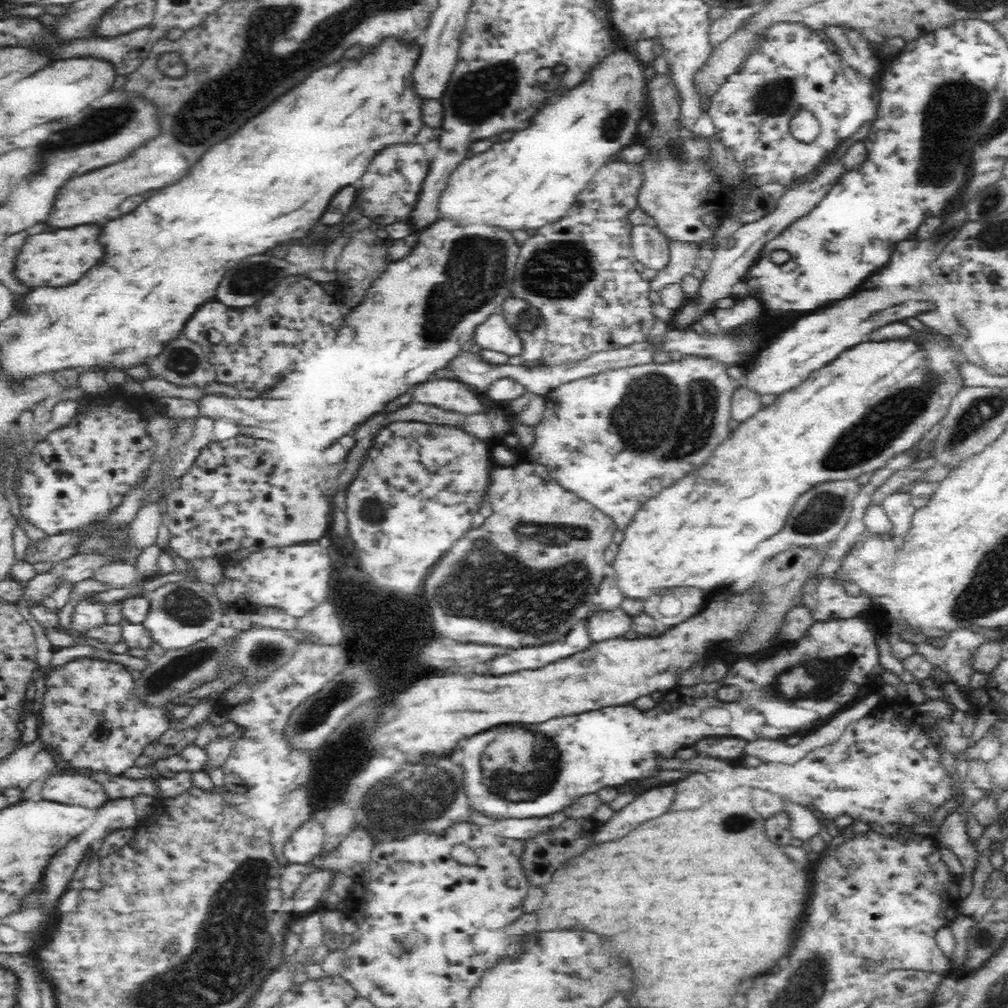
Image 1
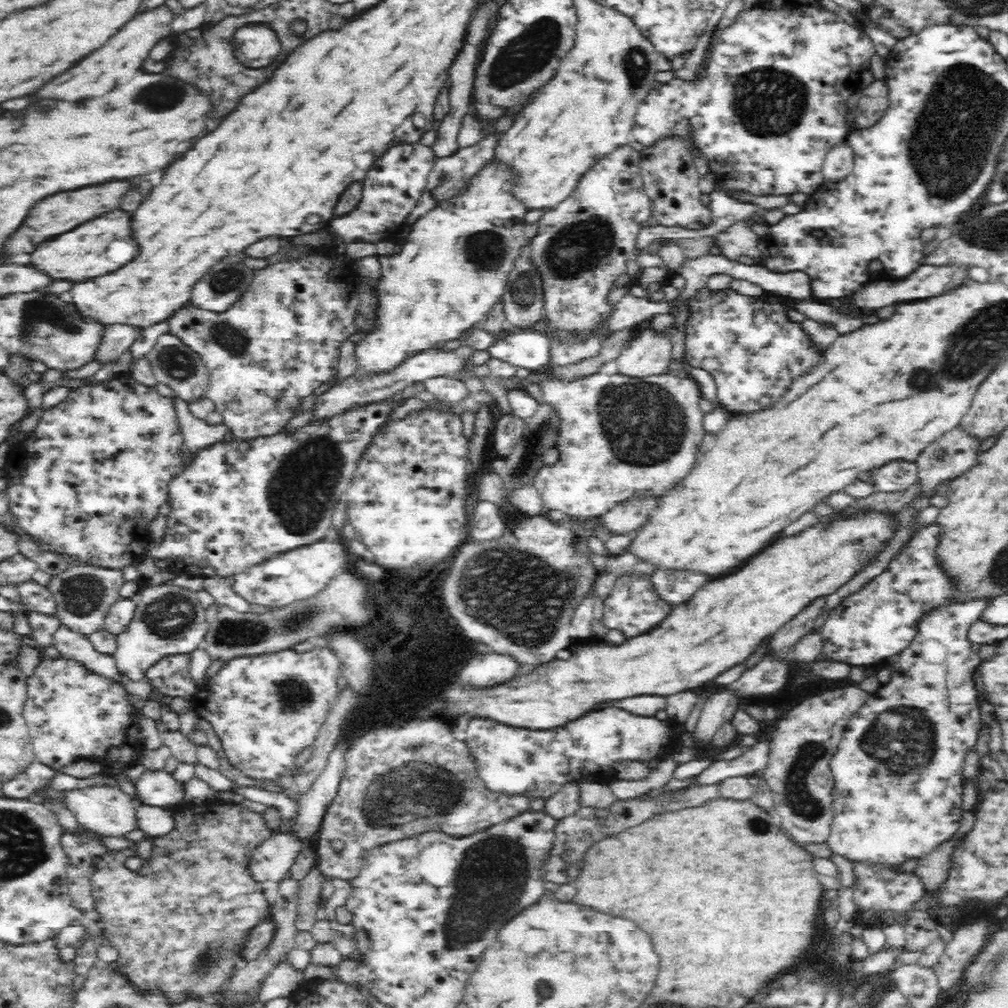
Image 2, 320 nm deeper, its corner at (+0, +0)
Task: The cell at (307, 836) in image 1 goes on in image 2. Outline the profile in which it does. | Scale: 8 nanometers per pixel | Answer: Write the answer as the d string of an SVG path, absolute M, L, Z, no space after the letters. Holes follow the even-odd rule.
M295 832L274 833L250 856L249 871L254 880L280 882L289 876L296 858L309 846Z

